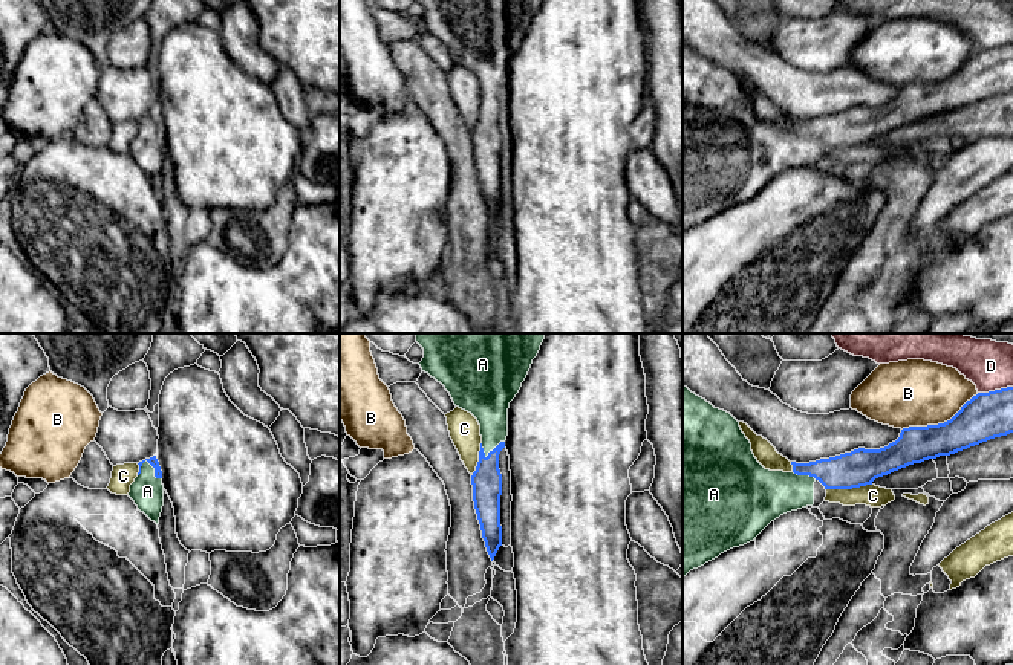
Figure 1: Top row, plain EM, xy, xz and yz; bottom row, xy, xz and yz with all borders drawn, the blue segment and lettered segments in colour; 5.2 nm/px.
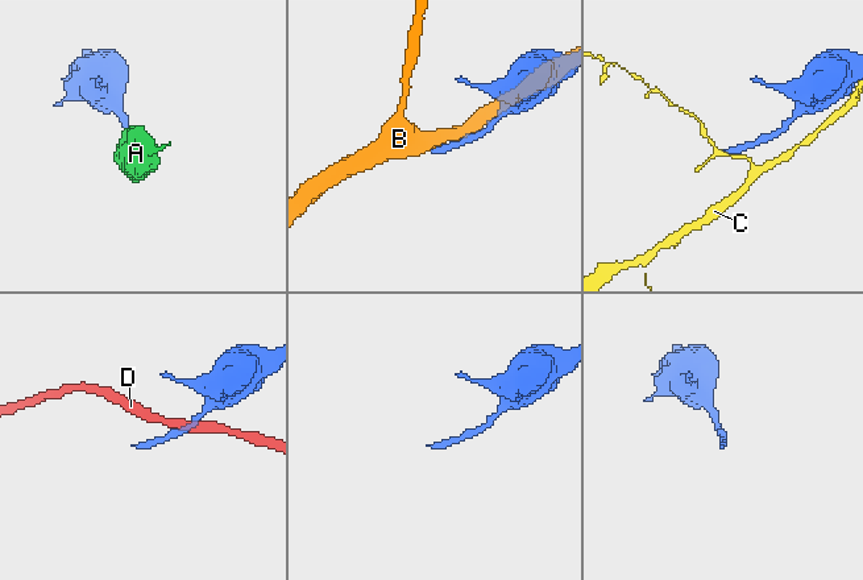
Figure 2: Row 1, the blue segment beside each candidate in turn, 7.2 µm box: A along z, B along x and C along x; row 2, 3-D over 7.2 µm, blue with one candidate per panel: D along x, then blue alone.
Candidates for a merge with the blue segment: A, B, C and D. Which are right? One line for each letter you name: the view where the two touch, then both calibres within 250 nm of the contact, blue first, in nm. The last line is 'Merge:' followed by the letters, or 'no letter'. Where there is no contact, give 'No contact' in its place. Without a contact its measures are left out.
A: Touches blue in xy. Thickness 50 nm (blue) against 170 nm
Merge: A

